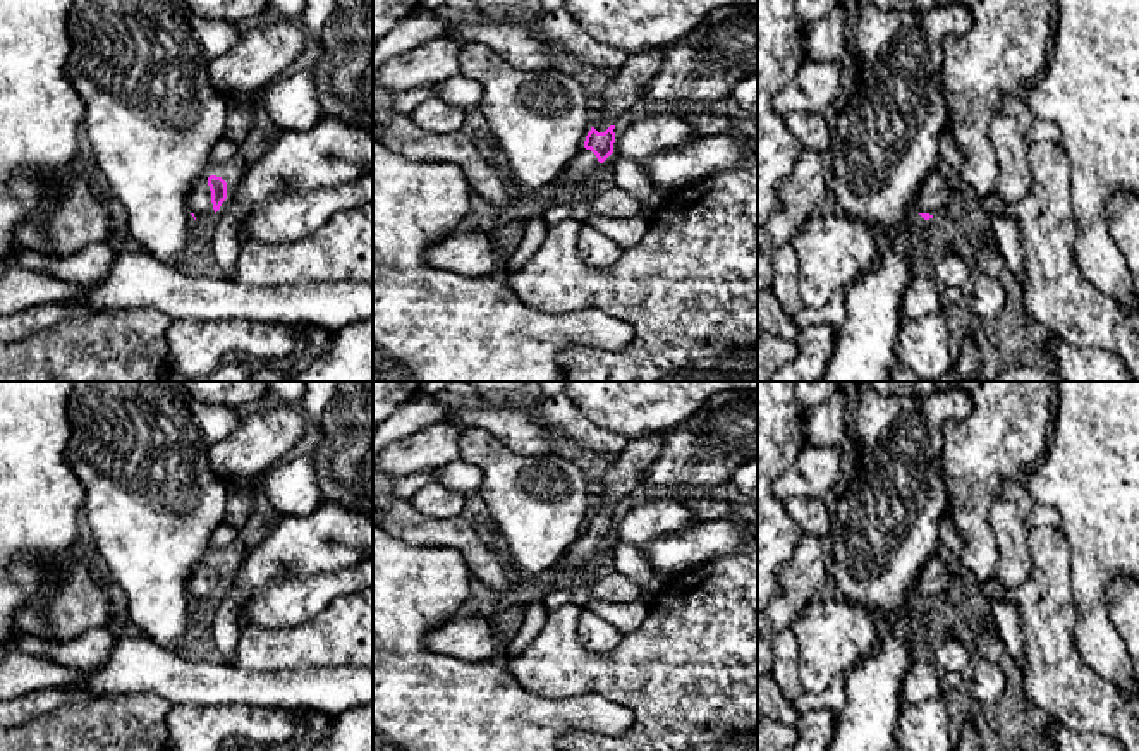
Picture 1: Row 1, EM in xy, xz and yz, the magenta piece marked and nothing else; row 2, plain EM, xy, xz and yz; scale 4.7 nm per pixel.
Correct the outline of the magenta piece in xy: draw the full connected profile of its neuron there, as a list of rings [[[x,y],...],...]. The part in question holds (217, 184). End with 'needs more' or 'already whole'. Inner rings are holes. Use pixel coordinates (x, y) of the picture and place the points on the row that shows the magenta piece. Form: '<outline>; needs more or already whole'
[[[210,175],[199,179],[189,192],[189,211],[194,220],[210,220],[227,199],[227,182]]]; needs more

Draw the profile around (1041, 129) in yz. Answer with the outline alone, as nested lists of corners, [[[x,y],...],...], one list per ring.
[[[1036,119],[1031,129],[1027,131],[1026,143],[1032,146],[1039,141],[1060,143],[1062,132],[1057,124],[1050,120]]]

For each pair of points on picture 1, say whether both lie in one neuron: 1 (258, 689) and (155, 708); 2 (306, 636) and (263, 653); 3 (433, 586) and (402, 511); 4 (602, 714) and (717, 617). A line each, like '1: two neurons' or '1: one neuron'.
1: two neurons
2: one neuron
3: two neurons
4: two neurons

